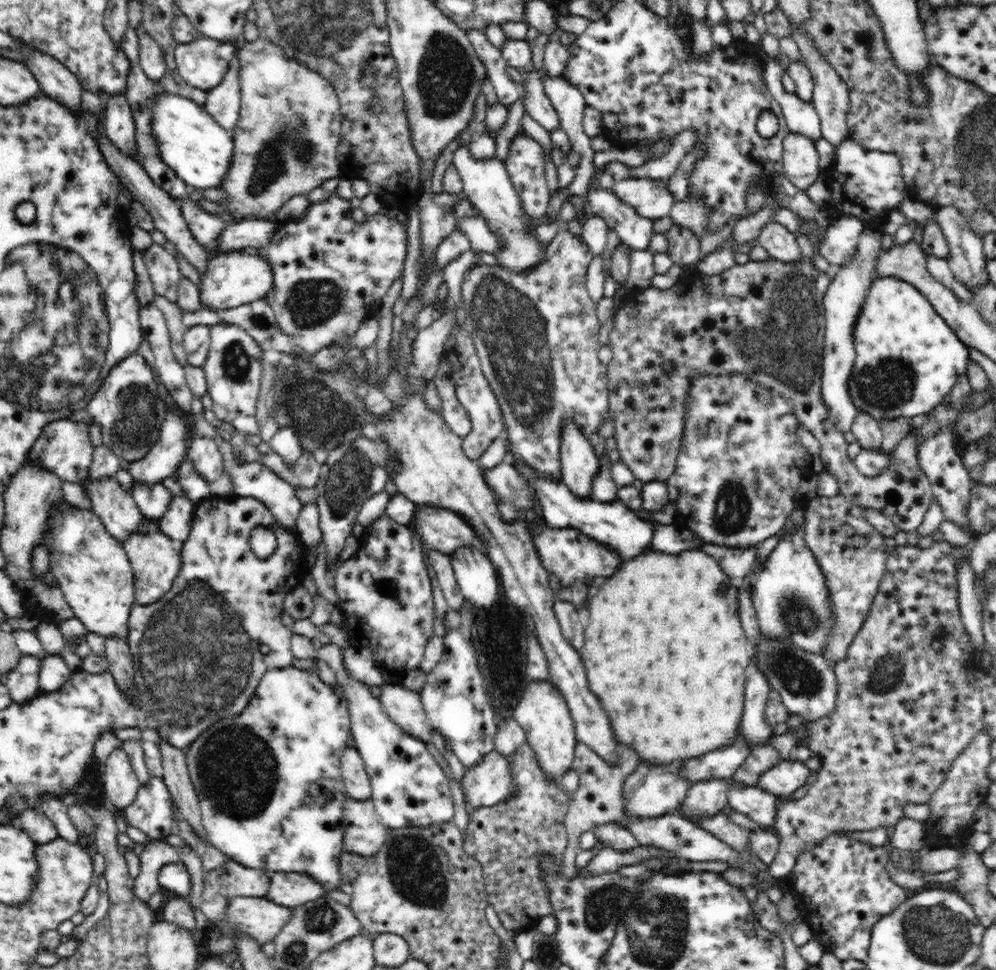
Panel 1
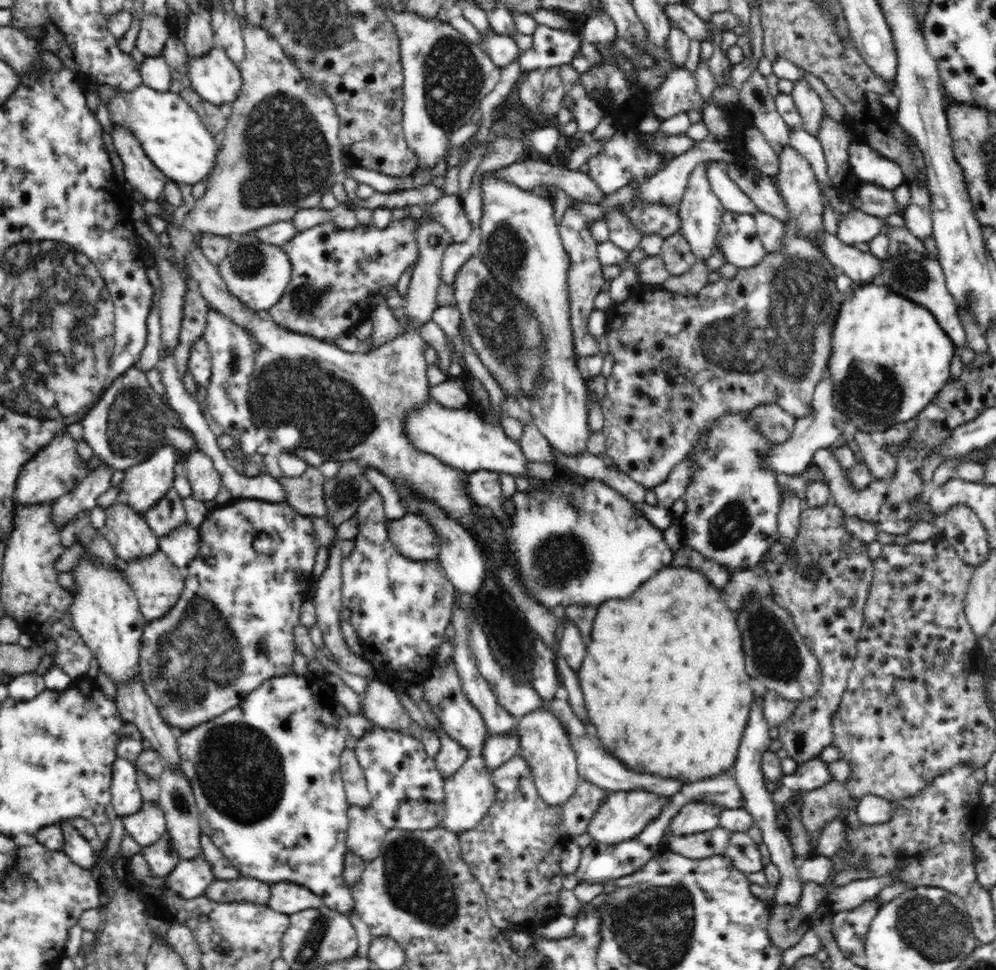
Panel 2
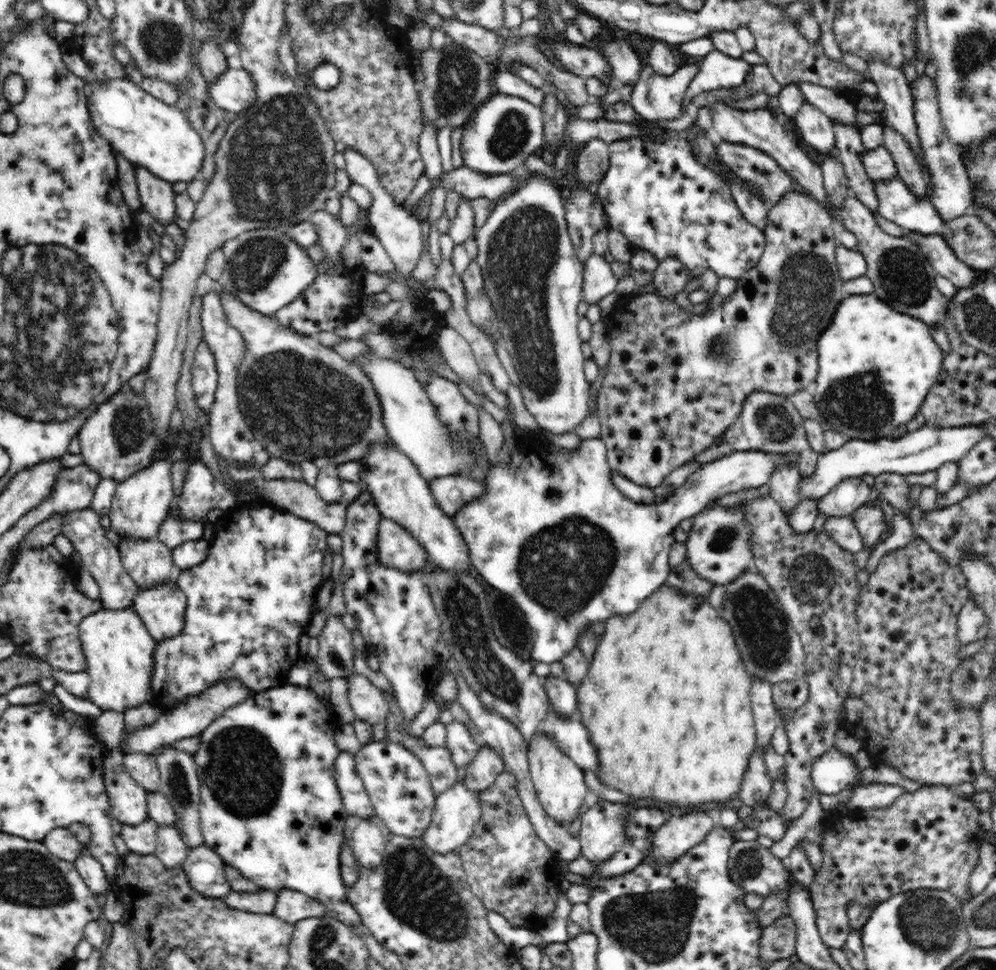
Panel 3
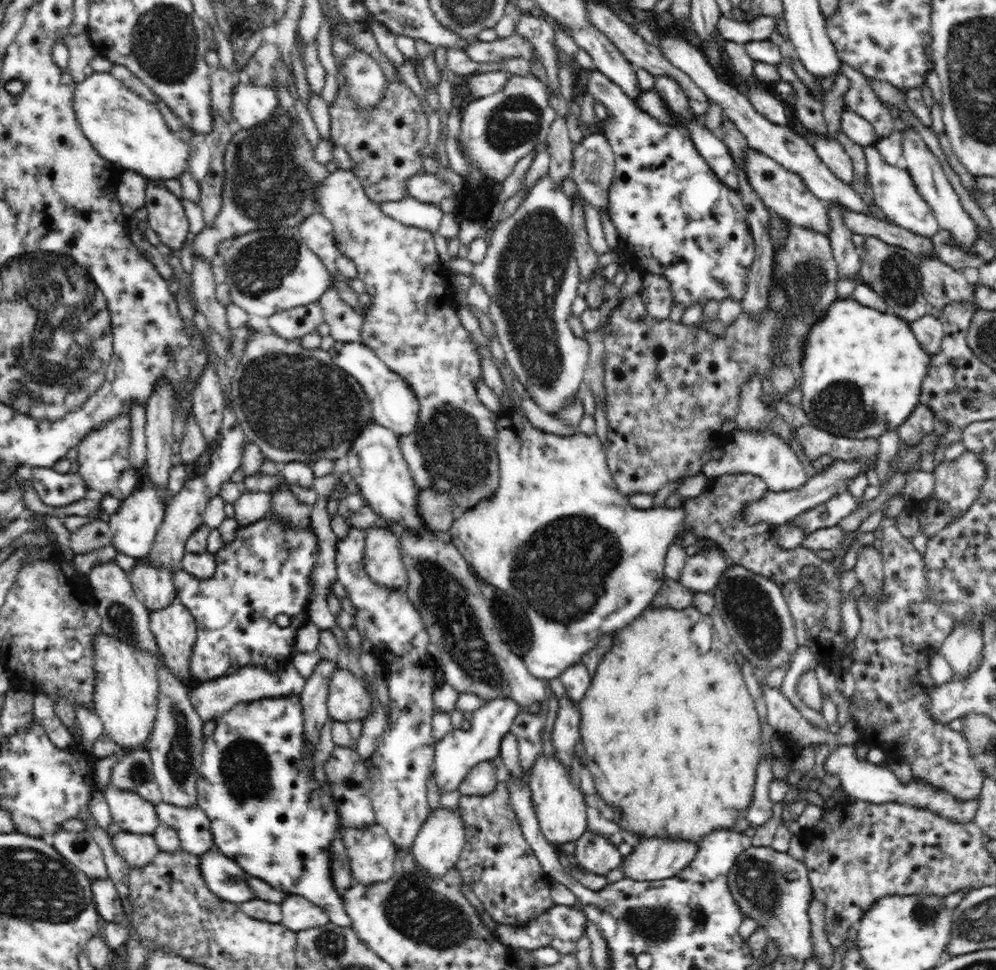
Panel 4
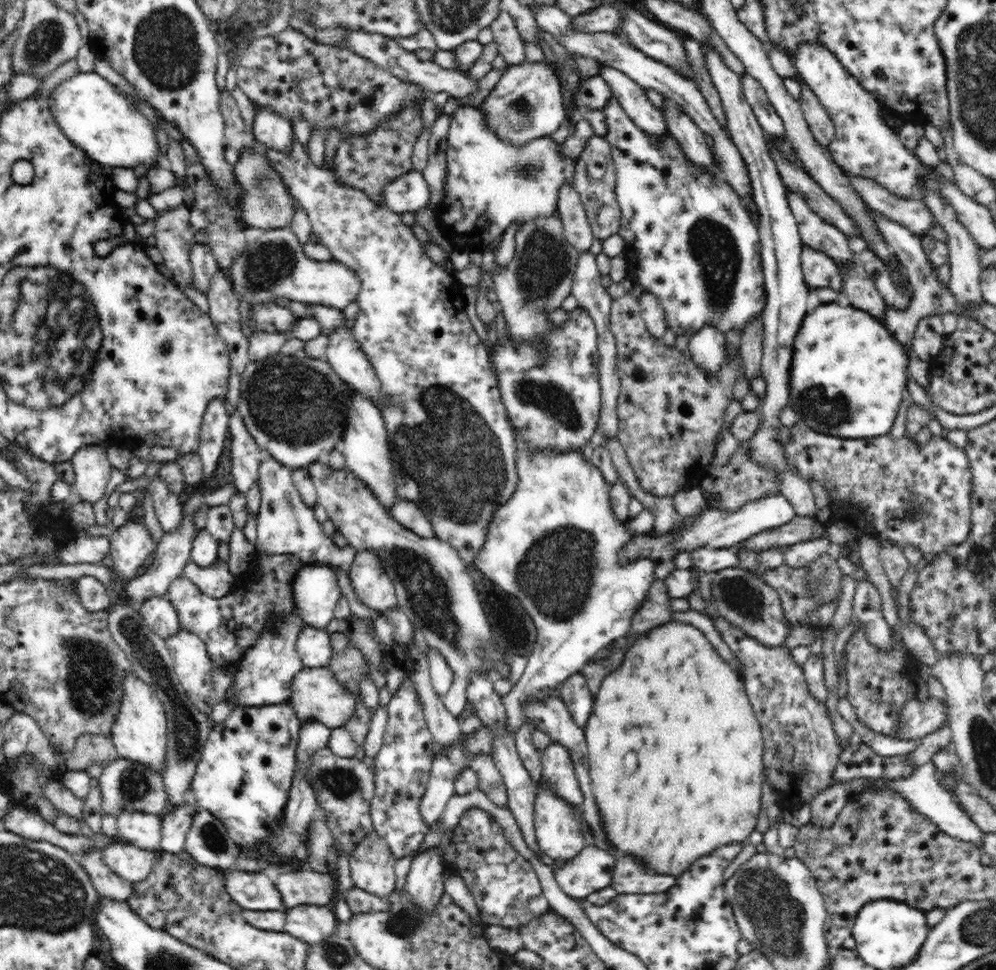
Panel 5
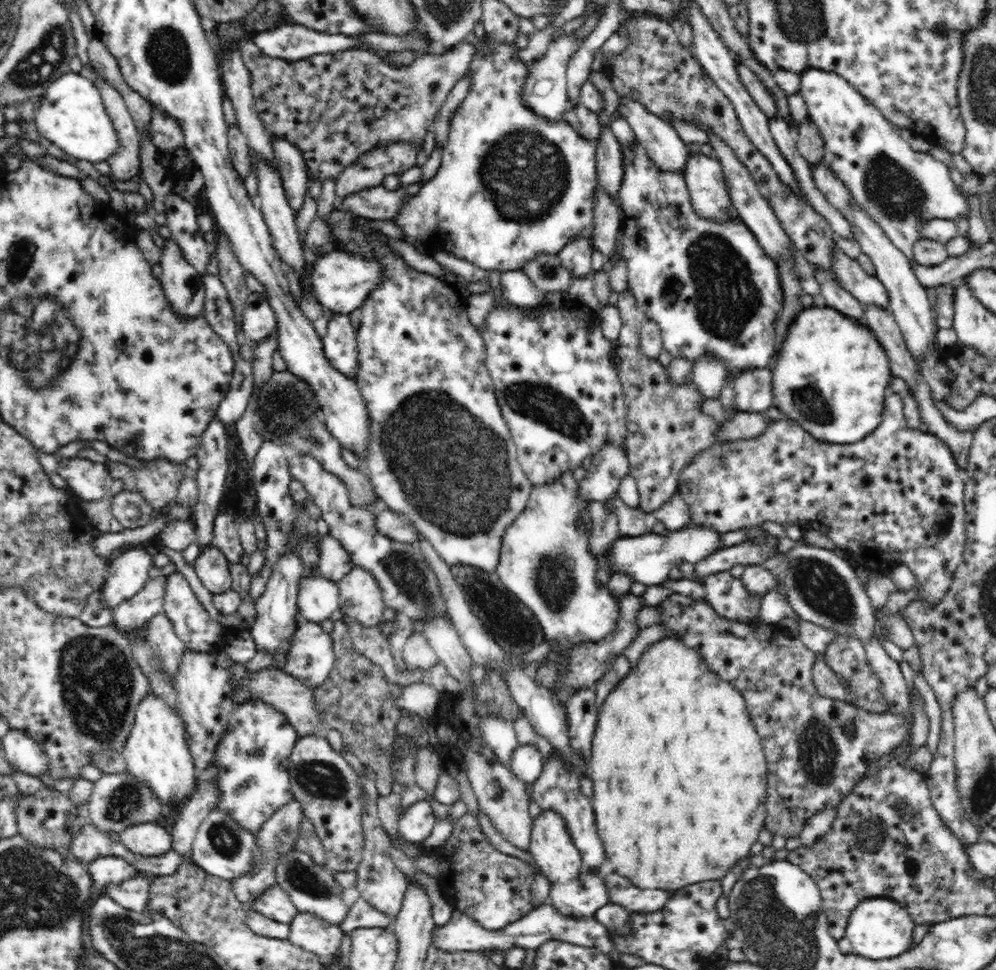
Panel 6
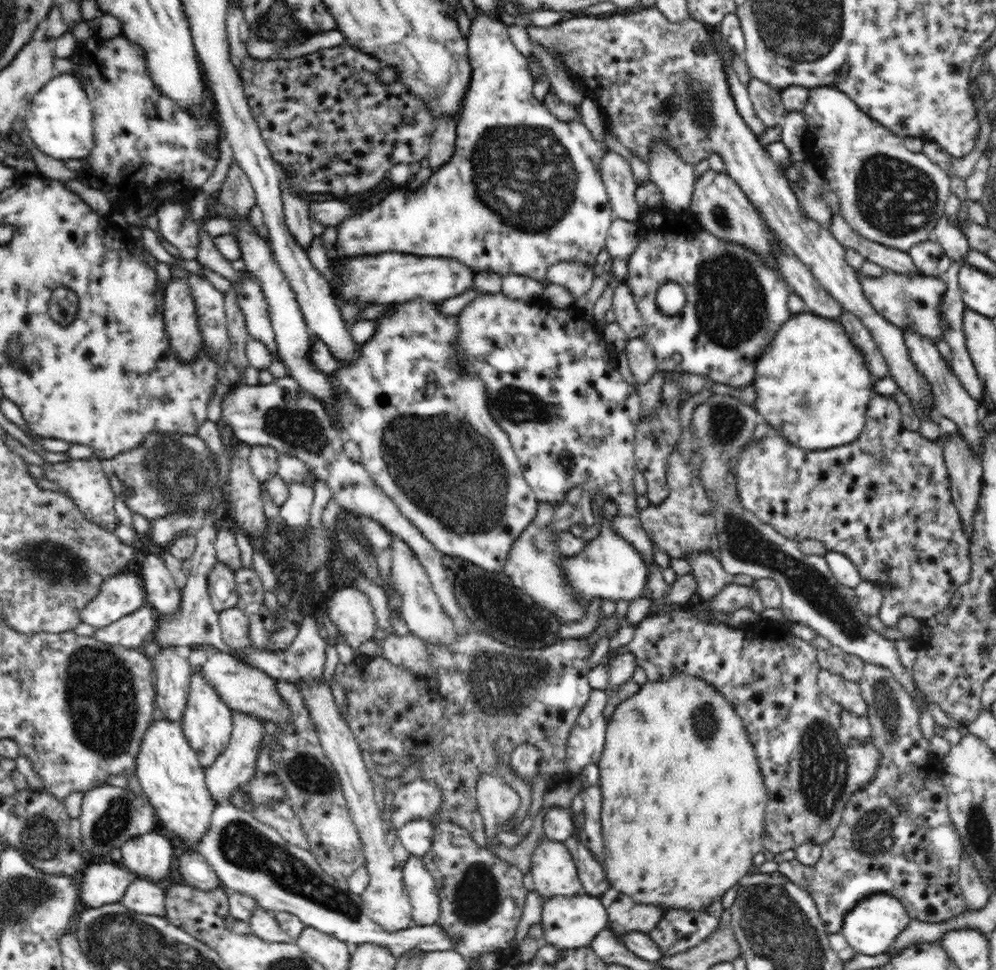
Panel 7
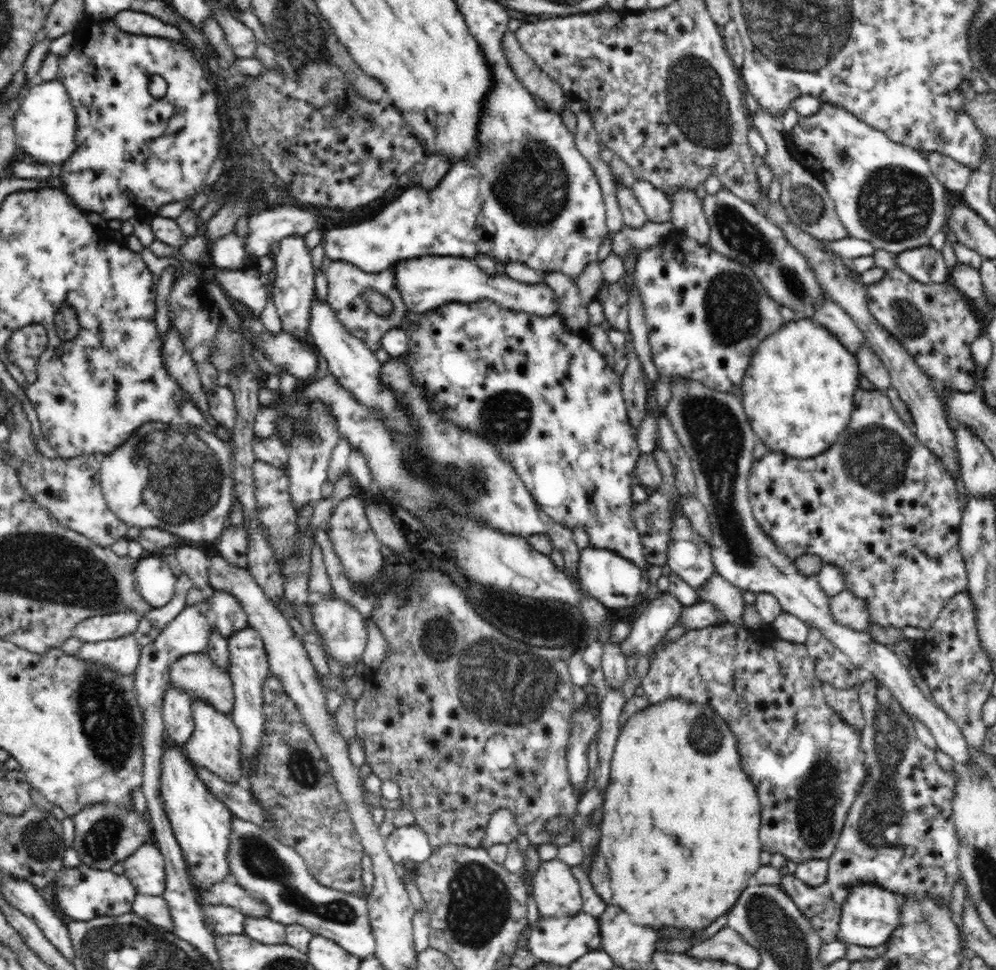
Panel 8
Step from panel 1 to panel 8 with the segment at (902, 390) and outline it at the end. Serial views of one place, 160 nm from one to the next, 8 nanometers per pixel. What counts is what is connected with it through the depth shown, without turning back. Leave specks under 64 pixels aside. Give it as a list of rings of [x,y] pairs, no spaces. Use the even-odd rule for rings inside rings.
[[[809,319],[790,321],[786,322],[785,326],[781,330],[778,330],[778,332],[774,332],[770,336],[766,337],[754,351],[752,360],[750,361],[750,366],[746,371],[746,376],[743,376],[744,380],[742,382],[740,398],[750,426],[755,432],[759,442],[764,443],[768,450],[783,452],[783,454],[788,455],[790,458],[806,459],[818,456],[827,448],[830,448],[831,444],[834,444],[838,440],[841,432],[845,430],[845,426],[849,426],[851,414],[854,408],[854,394],[856,394],[856,390],[860,388],[859,376],[859,364],[857,363],[856,355],[848,352],[848,350],[842,346],[842,343],[835,338],[830,331]]]

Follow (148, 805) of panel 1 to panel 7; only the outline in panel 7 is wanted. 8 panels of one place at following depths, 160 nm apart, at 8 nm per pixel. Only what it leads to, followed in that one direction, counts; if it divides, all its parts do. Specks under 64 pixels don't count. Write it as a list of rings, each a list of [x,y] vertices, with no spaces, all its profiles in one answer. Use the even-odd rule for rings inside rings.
[[[111,860],[102,864],[87,864],[77,878],[80,906],[85,909],[121,902],[126,888],[135,880],[122,863]]]

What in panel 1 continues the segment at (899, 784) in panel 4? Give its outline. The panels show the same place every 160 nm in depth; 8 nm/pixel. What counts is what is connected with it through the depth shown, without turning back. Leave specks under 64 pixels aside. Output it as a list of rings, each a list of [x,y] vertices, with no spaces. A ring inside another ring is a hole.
[[[782,760],[770,771],[762,774],[756,788],[760,788],[776,797],[789,798],[796,790],[806,784],[811,771],[805,762]]]

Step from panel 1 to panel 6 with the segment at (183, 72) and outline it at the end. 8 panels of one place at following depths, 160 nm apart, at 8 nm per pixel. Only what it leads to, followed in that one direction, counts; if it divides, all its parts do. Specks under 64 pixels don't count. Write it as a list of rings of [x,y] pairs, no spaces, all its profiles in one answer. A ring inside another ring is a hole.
[[[272,136],[271,143],[275,154],[275,168],[282,177],[287,199],[294,212],[298,212],[306,198],[307,173],[302,153],[285,138]]]

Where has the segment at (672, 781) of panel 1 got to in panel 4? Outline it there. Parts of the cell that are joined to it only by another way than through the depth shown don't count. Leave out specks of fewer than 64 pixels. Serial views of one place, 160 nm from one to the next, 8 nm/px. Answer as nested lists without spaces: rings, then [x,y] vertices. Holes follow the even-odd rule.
[[[587,828],[572,848],[578,867],[594,875],[606,877],[610,871],[623,865],[622,853],[607,838]]]

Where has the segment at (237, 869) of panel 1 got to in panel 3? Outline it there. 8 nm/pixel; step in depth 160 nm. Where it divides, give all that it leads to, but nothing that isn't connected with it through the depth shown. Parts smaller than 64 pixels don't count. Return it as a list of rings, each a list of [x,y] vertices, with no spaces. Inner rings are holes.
[[[259,889],[258,892],[232,891],[228,896],[221,898],[232,909],[236,908],[254,914],[273,914],[277,893],[266,889]]]

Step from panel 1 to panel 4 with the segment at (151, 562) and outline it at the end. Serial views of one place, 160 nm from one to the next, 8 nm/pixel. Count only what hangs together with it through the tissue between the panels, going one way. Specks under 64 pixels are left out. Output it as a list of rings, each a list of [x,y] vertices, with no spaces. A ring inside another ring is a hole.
[[[176,596],[170,606],[162,608],[162,610],[156,610],[156,612],[149,612],[149,615],[150,626],[148,627],[150,627],[150,631],[152,631],[154,637],[156,637],[158,651],[162,653],[164,665],[166,665],[168,670],[172,671],[174,676],[178,678],[181,683],[184,683],[189,690],[198,687],[202,682],[194,679],[194,675],[190,673],[190,654],[192,654],[192,648],[194,648],[194,642],[196,642],[197,626],[190,611]]]

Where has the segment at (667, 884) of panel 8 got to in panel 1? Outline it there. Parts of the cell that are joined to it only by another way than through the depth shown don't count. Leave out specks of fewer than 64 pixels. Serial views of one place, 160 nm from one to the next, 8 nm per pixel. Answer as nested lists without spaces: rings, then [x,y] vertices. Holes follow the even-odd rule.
[[[653,549],[642,552],[632,560],[623,561],[614,574],[616,576],[606,578],[598,587],[598,592],[588,600],[588,608],[585,609],[585,642],[579,650],[579,655],[584,663],[589,689],[598,697],[602,708],[606,711],[610,727],[616,734],[616,741],[634,748],[640,757],[640,762],[652,765],[684,762],[733,744],[739,734],[743,715],[744,688],[747,681],[744,670],[751,663],[751,649],[738,618],[738,583],[722,572],[717,560],[696,549],[683,551],[677,555],[660,554],[660,551]]]

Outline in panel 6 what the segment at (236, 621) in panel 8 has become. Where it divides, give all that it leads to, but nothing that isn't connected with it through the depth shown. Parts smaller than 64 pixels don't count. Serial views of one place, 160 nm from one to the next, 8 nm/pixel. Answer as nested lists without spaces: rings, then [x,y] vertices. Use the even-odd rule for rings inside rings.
[[[211,545],[202,550],[192,562],[196,574],[210,594],[220,594],[230,590],[232,573],[229,560],[220,552],[219,548]]]

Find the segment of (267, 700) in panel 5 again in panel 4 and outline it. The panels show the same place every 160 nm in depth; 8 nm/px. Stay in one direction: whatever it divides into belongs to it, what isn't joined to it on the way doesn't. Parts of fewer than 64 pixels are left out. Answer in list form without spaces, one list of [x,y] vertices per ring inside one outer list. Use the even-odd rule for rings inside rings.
[[[292,662],[284,667],[277,668],[275,671],[270,671],[262,665],[246,665],[231,675],[200,683],[198,687],[189,690],[188,697],[190,697],[196,713],[206,724],[207,720],[218,720],[237,704],[250,703],[264,698],[280,698],[290,696],[290,694],[299,696],[304,685],[304,676],[296,671]]]

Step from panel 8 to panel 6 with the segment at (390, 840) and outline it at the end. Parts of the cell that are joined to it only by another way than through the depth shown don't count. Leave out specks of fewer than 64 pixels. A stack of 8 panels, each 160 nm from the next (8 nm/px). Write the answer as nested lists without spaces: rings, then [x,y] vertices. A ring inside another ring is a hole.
[[[426,799],[406,808],[398,821],[399,836],[408,843],[421,846],[436,824],[437,818],[433,812],[431,800]]]

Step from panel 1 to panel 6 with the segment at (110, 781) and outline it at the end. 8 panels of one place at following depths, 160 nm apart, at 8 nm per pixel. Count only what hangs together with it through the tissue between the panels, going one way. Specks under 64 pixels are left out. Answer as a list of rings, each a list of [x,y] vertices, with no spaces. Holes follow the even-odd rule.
[[[156,822],[126,826],[119,836],[124,847],[142,856],[162,856],[172,849],[172,835]]]

